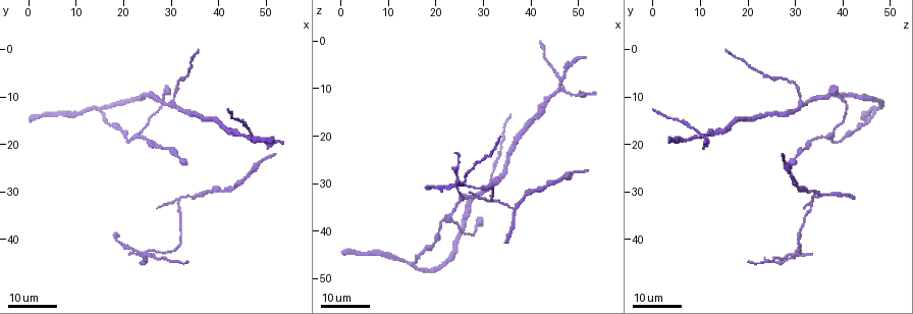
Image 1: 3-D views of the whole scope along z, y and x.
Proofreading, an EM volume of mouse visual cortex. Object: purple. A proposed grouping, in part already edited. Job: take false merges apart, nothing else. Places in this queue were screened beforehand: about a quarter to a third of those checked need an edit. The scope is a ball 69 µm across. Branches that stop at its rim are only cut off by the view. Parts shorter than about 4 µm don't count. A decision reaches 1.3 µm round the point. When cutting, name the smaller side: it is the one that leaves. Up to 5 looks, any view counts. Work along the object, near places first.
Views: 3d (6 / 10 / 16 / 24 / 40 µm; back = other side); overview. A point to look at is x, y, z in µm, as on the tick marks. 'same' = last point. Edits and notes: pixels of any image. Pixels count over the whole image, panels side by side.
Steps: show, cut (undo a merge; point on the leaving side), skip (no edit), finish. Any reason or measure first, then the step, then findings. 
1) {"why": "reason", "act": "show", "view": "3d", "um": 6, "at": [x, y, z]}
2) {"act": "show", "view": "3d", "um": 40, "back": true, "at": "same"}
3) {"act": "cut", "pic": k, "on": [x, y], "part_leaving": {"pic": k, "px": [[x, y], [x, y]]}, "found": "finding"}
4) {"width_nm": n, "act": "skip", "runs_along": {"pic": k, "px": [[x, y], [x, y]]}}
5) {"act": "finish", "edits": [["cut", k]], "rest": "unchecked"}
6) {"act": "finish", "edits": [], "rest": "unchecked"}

{"why": "four or more arms meet", "act": "show", "view": "3d", "um": 24, "at": [46.5, 18.0, 10.5]}

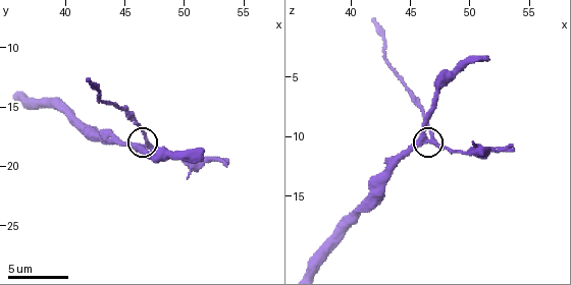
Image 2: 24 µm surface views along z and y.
{"act": "show", "view": "3d", "um": 6, "at": "same"}

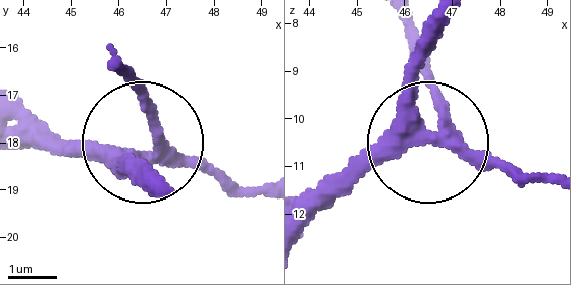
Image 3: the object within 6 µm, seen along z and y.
{"act": "cut", "pic": 3, "on": [150, 111], "part_leaving": {"pic": 3, "px": [[451, 137], [410, 20]]}, "found": "a second neuron is stuck on"}

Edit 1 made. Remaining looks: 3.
{"act": "show", "view": "3d", "um": 16, "at": [30.0, 11.0, 31.0]}

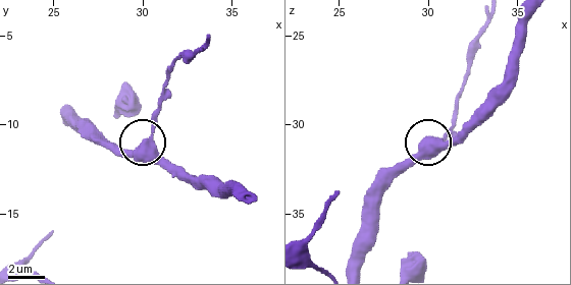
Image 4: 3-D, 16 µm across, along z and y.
{"act": "show", "view": "3d", "um": 6, "at": "same"}

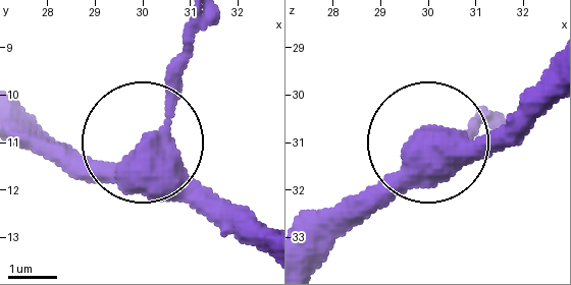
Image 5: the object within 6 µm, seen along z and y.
{"width_nm": 530, "act": "skip", "runs_along": {"pic": 5, "px": [[24, 106], [97, 163], [121, 163], [166, 118], [183, 24]]}, "found": "one neuron here"}

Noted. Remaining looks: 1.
{"act": "finish", "edits": [["cut", 3]], "rest": "unchecked"}

